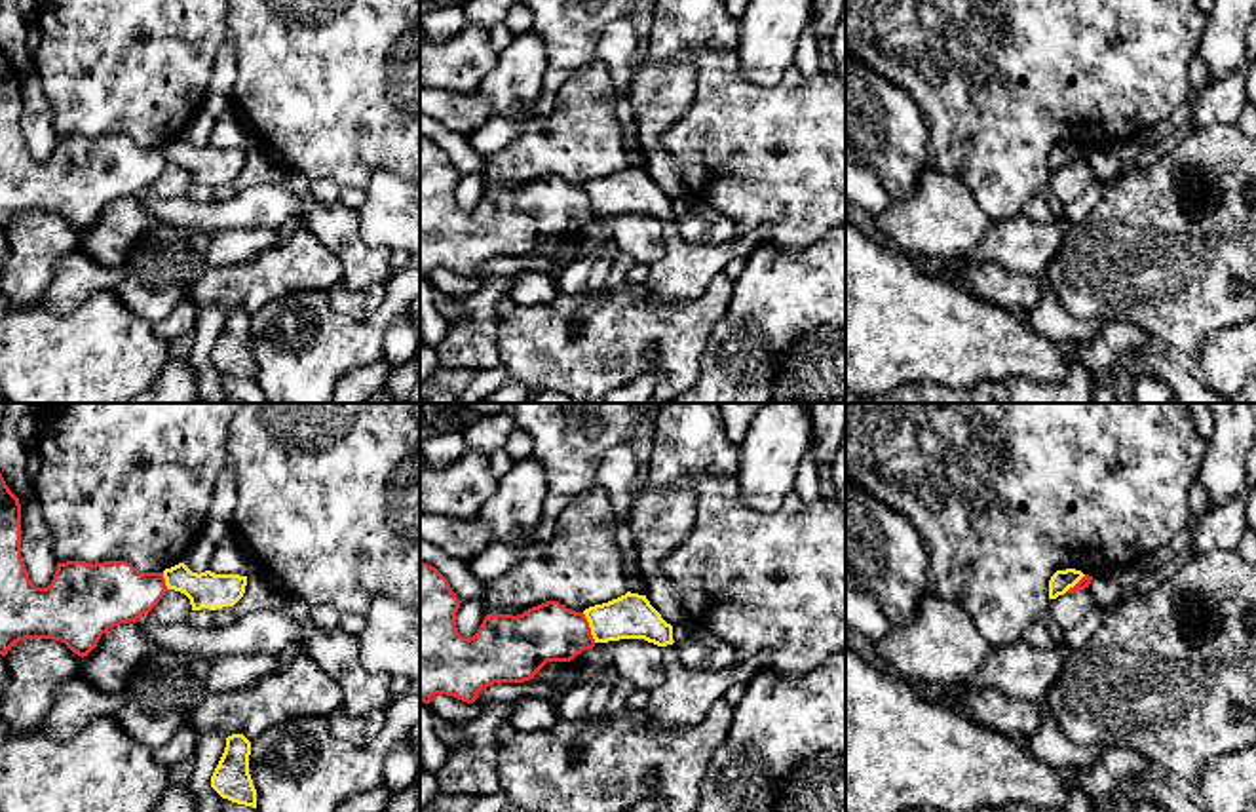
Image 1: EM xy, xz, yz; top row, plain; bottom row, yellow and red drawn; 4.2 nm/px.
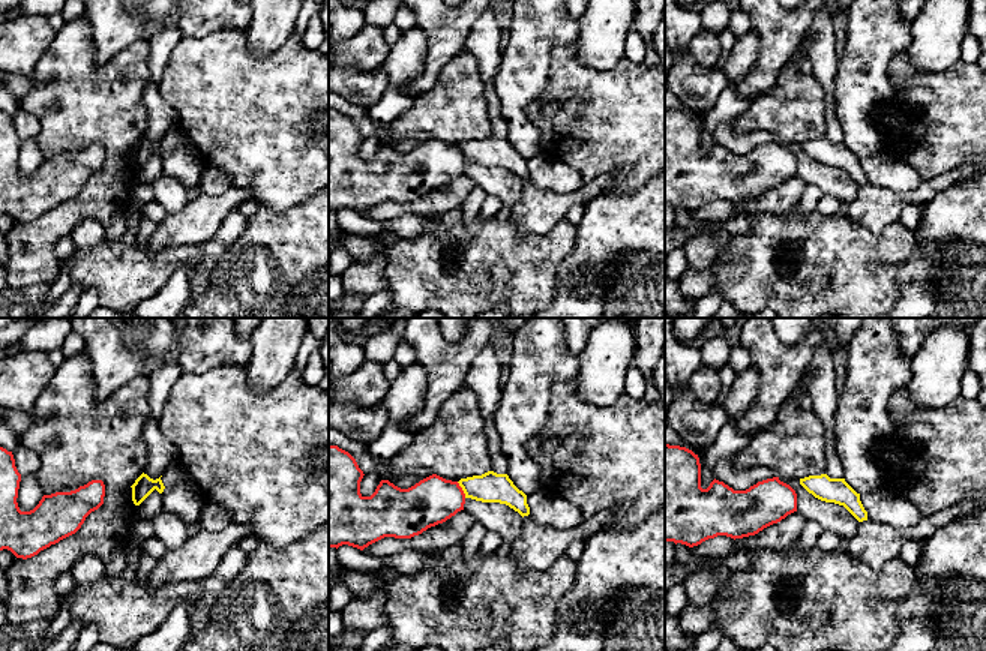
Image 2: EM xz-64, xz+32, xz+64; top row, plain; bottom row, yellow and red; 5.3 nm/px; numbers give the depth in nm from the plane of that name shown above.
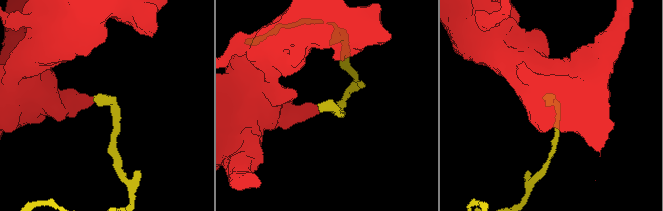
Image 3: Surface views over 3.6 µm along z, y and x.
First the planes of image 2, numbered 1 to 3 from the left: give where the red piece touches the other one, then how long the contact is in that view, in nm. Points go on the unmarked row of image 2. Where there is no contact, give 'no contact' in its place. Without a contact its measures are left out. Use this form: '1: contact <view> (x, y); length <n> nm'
1: no contact
2: contact xz+32 (462, 153); length 100 nm
3: no contact

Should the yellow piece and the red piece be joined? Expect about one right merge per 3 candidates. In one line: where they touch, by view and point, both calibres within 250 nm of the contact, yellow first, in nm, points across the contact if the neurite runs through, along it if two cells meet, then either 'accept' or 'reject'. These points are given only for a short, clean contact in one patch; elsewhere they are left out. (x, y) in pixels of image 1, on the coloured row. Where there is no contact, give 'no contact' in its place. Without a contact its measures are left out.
meets yellow in xz at (589, 626); 190 nm thick on the yellow side, 260 nm on the other; border along xz (582, 613), (595, 641); reject

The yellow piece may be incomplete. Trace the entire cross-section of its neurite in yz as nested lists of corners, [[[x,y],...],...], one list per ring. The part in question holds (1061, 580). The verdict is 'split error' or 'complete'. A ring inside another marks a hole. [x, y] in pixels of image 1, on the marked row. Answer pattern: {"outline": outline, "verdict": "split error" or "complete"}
{"outline": [[[1075,569],[1056,570],[1049,580],[1049,599],[1056,599],[1064,595],[1070,588],[1074,588],[1085,574]]], "verdict": "complete"}

